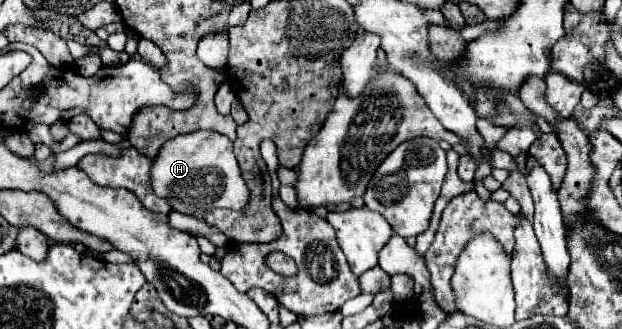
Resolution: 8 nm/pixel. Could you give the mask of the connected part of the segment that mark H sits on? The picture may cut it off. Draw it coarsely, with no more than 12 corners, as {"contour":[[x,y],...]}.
{"contour":[[226,135],[170,139],[152,187],[172,211],[244,211],[250,191]]}

